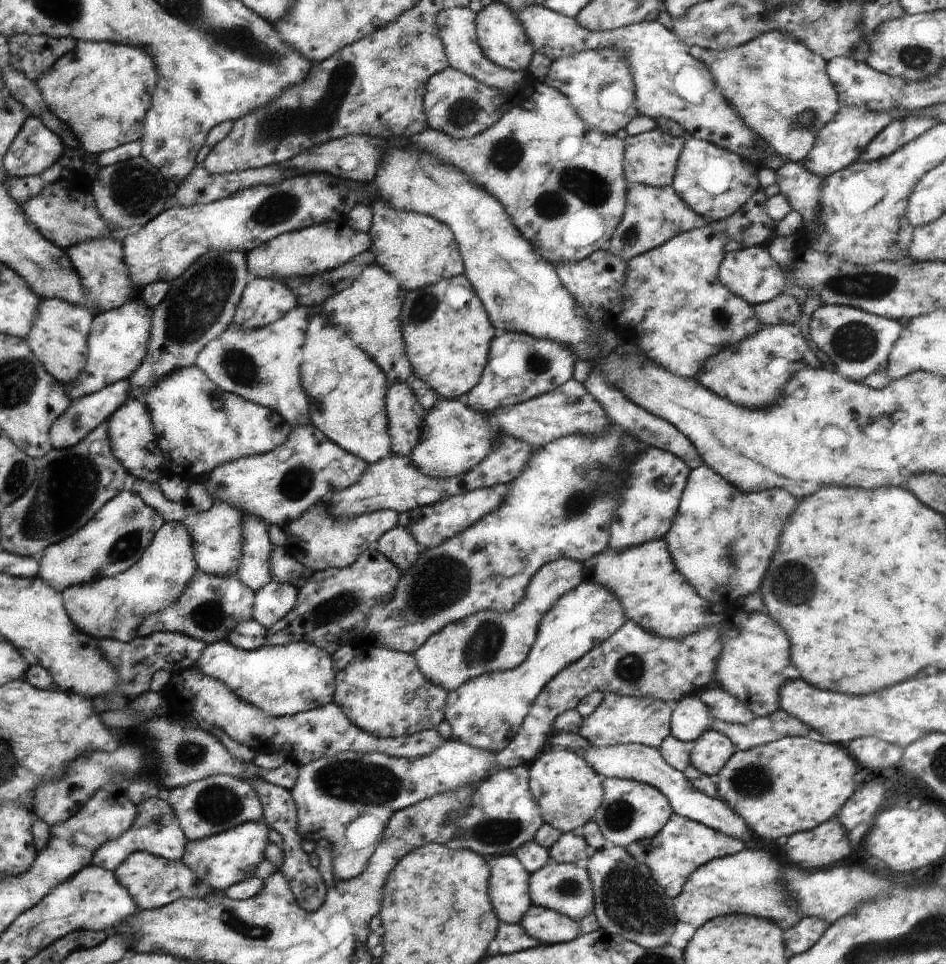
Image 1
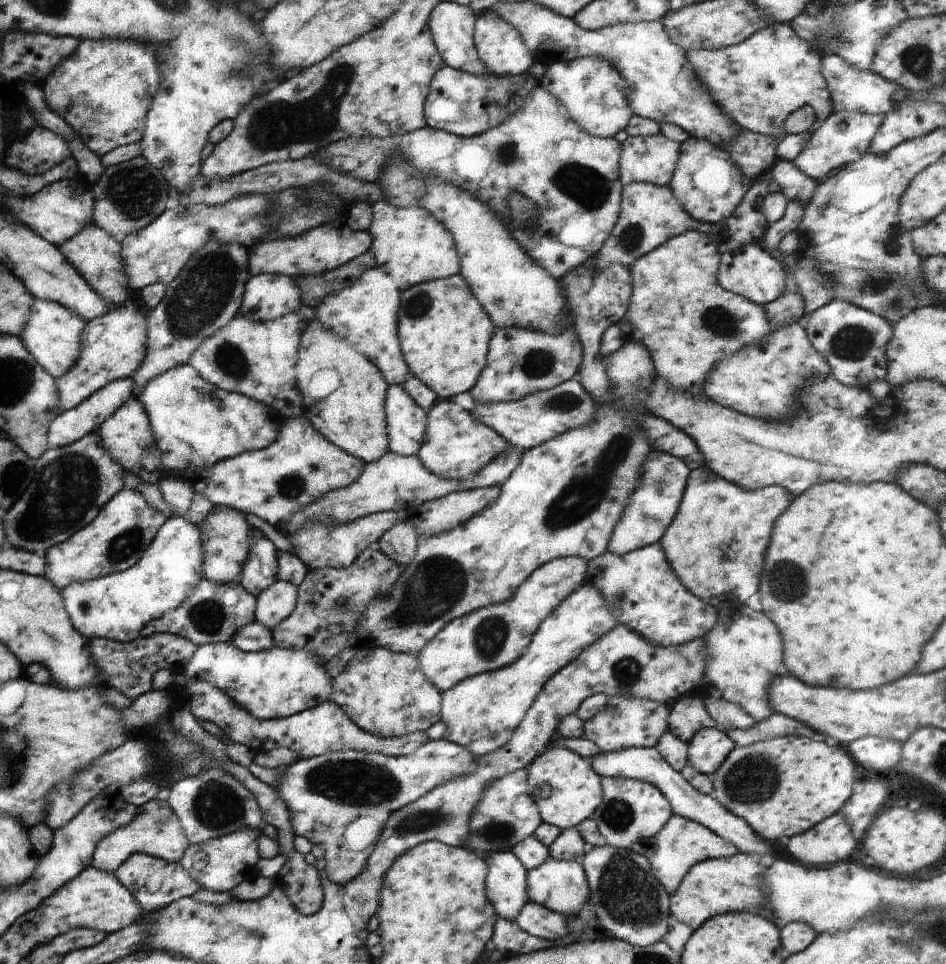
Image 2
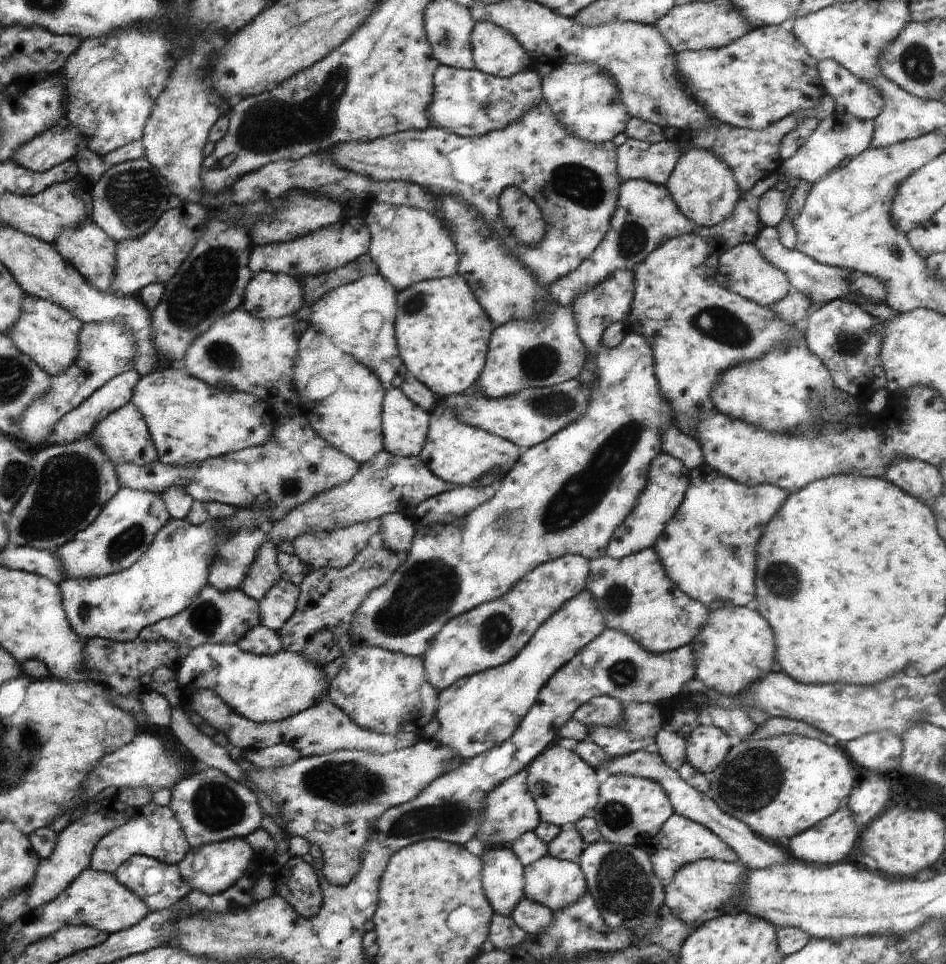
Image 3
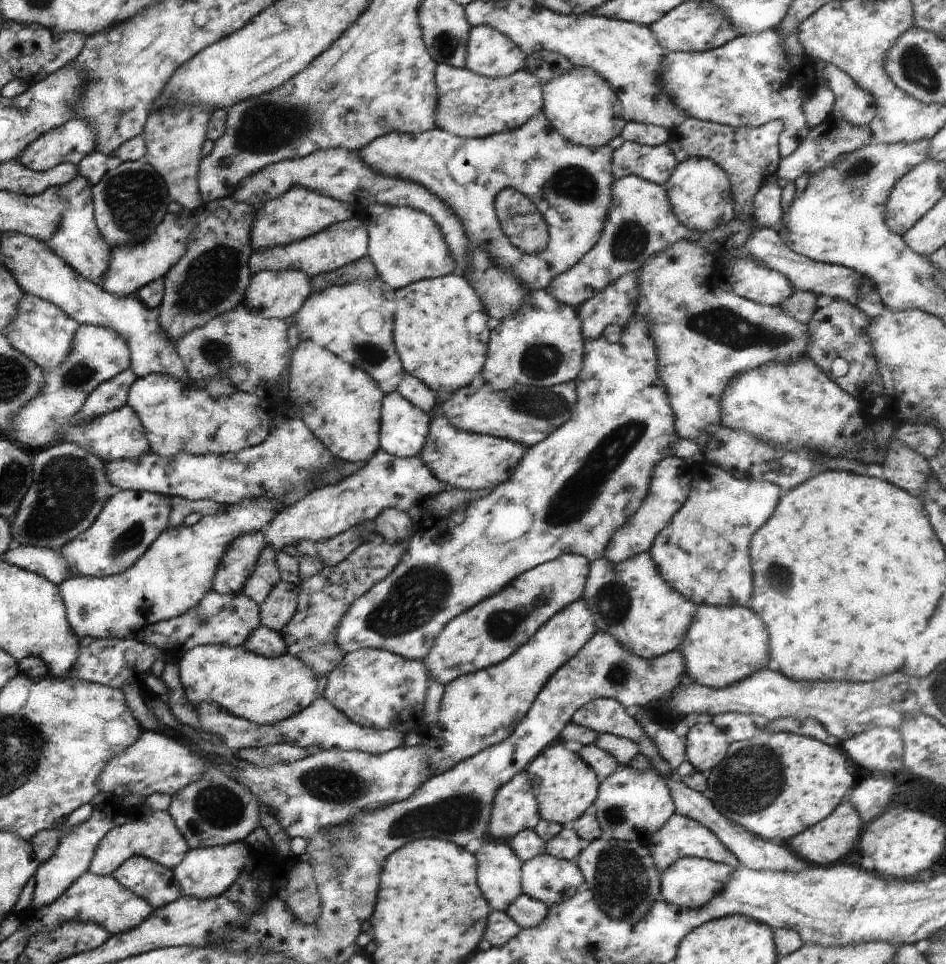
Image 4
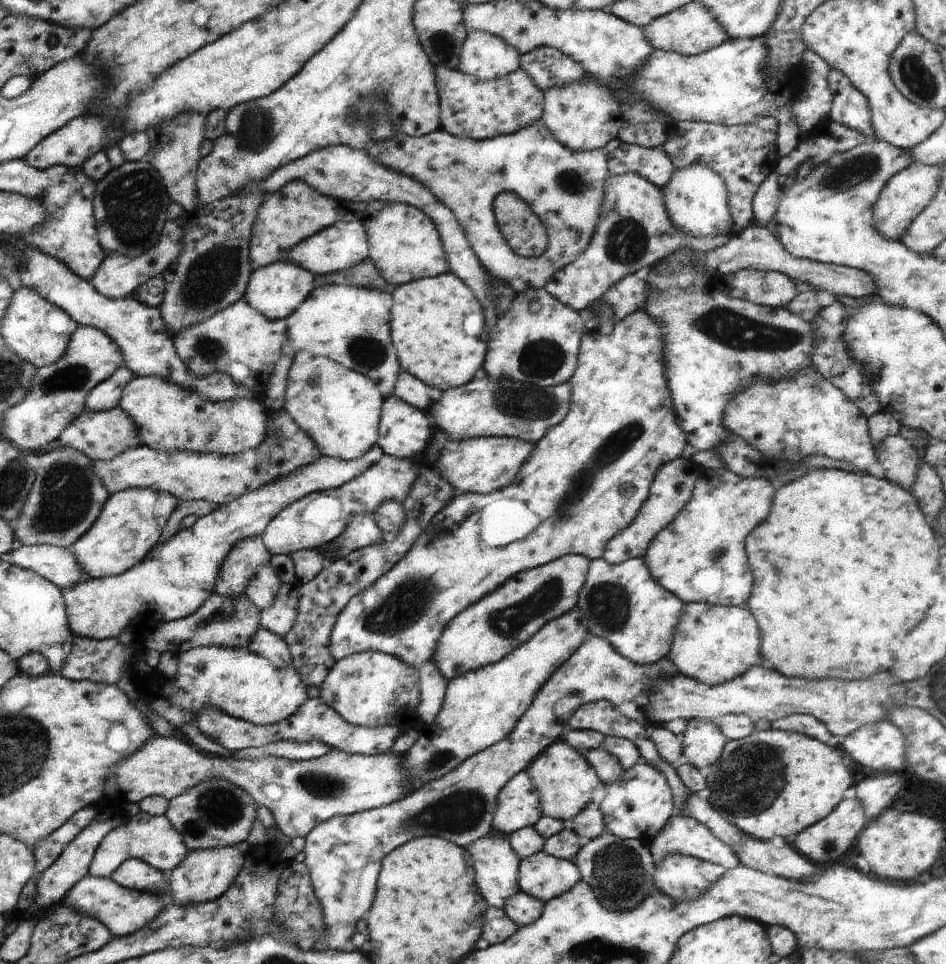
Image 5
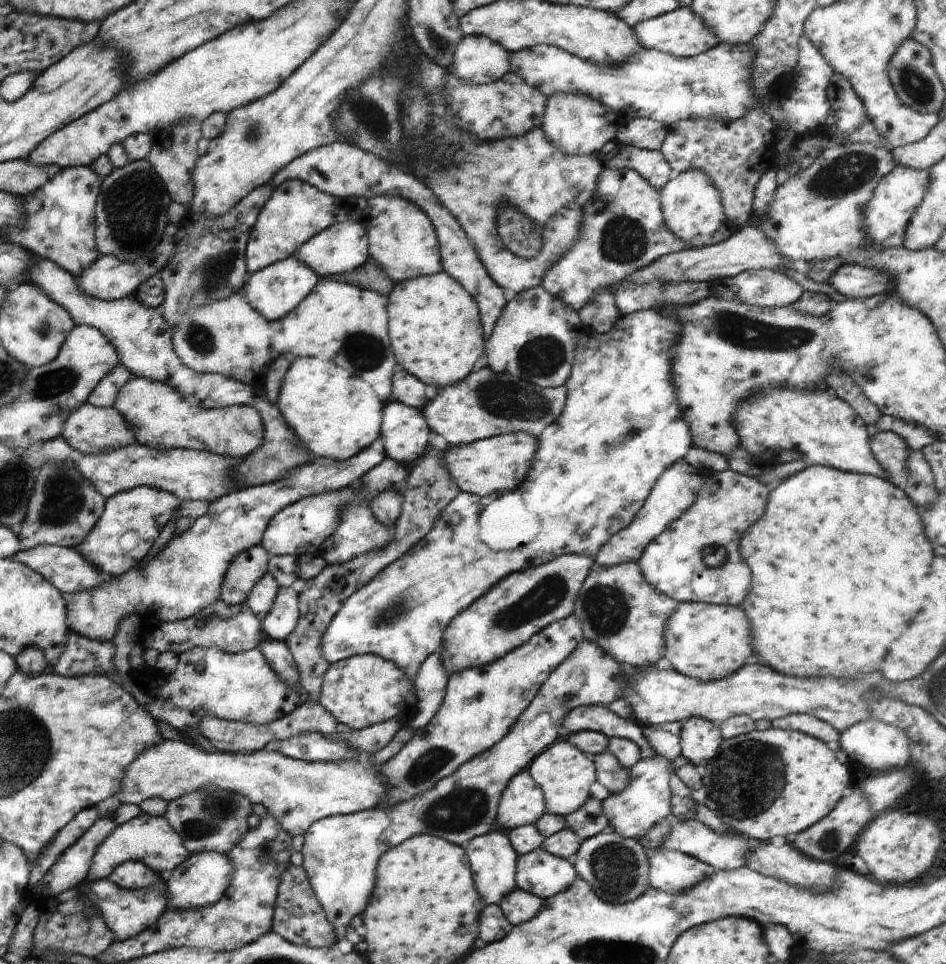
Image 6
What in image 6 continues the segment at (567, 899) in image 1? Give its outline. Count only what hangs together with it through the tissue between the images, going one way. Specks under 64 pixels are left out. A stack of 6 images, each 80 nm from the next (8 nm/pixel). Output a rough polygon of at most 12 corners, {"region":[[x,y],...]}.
{"region":[[543,846],[518,855],[518,888],[547,899],[565,891],[572,860]]}

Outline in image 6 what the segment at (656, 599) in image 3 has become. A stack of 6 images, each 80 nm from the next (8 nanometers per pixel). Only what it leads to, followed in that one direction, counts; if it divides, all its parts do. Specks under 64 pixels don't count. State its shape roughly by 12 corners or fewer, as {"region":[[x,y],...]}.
{"region":[[594,561],[572,615],[639,670],[665,656],[678,603],[637,562]]}

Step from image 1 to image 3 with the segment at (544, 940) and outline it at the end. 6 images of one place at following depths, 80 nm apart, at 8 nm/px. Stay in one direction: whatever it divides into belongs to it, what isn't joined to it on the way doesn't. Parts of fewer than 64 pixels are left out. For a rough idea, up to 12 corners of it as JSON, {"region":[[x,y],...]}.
{"region":[[524,897],[511,914],[528,935],[553,919],[547,906]]}

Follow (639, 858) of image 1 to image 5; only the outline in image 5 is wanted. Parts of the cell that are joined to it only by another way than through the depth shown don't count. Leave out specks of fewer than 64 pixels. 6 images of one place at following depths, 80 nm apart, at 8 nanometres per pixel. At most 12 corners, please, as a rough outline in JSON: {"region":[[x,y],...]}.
{"region":[[673,814],[651,840],[655,863],[690,855],[722,865],[741,864],[731,846],[707,826]]}

